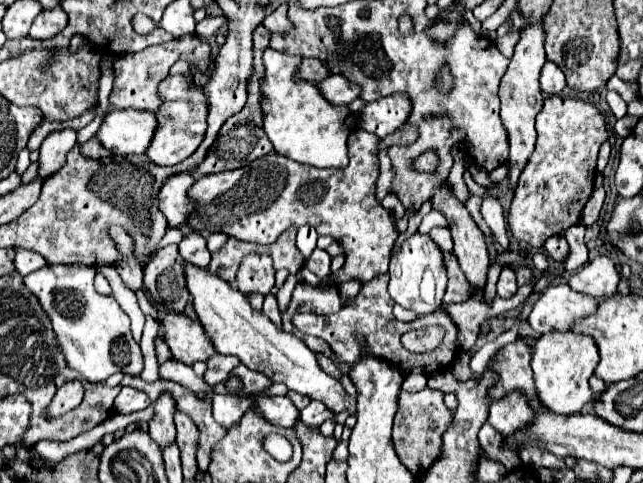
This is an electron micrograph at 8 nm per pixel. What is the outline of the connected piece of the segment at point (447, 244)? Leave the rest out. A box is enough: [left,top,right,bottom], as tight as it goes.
[429,227,453,252]

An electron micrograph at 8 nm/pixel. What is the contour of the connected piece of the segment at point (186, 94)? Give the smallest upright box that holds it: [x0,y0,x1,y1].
[147,76,207,166]

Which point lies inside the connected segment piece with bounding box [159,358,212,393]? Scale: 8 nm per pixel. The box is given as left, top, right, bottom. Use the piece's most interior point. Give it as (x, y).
(172, 369)

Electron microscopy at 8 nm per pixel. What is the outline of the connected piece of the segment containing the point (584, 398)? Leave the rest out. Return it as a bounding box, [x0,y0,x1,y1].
[533,330,599,414]

